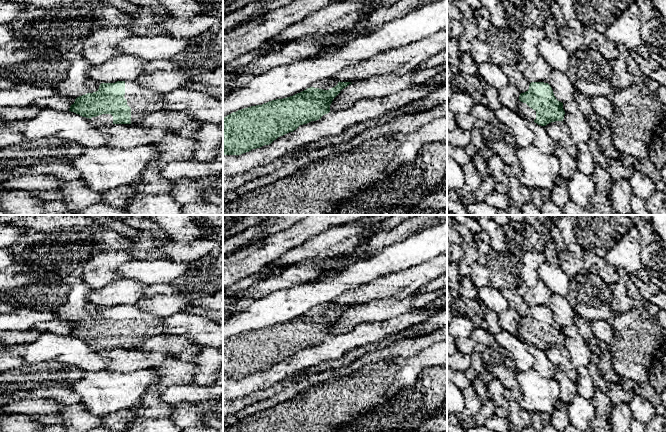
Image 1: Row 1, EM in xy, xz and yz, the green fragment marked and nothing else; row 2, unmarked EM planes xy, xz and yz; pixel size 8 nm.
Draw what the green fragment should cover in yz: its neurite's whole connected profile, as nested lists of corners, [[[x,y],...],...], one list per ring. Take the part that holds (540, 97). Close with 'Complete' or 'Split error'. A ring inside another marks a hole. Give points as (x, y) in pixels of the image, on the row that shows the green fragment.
[[[544,82],[530,83],[529,89],[520,94],[515,112],[541,126],[563,121],[565,115],[563,103],[556,99],[551,86]]]. Split error

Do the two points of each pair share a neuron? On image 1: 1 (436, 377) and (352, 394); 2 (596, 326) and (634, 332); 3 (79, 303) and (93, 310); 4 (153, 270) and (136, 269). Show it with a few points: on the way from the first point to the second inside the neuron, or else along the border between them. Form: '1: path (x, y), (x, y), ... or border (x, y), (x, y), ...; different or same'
1: border (435, 366), (425, 368), (410, 388); different
2: border (611, 322), (613, 337), (607, 343); different
3: path (82, 306), (90, 310); same
4: path (149, 270), (140, 270); same

